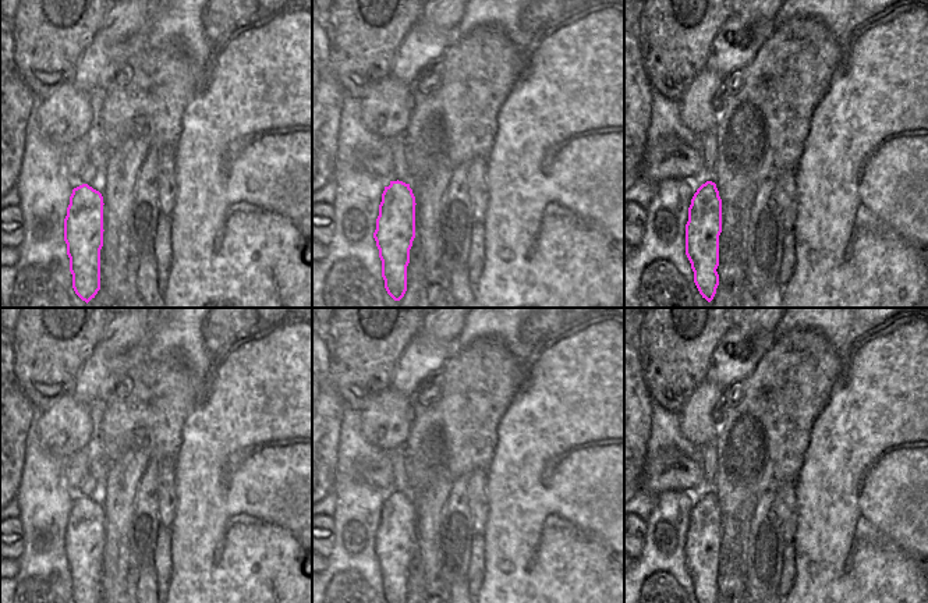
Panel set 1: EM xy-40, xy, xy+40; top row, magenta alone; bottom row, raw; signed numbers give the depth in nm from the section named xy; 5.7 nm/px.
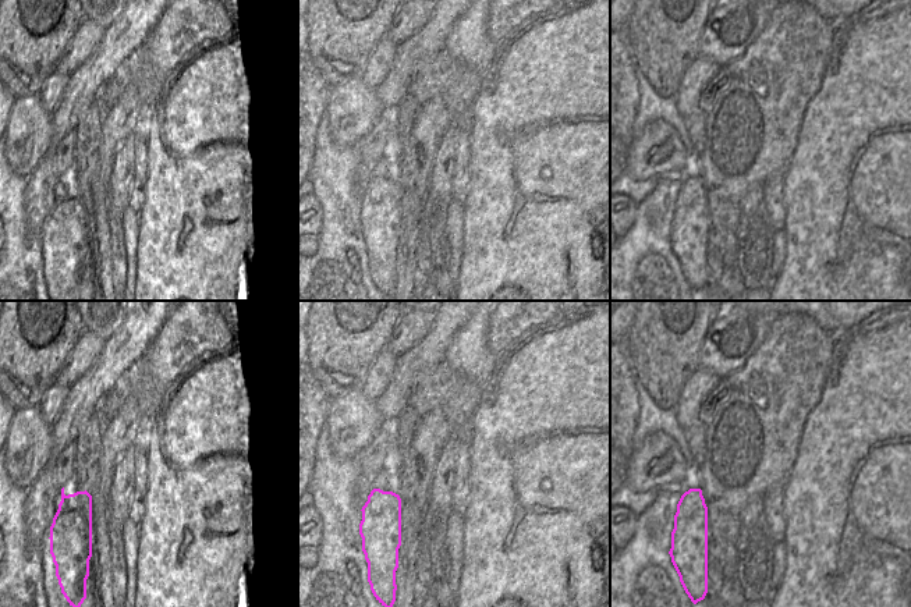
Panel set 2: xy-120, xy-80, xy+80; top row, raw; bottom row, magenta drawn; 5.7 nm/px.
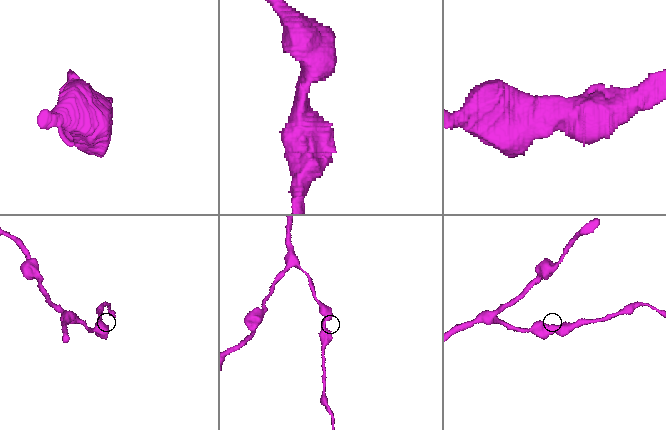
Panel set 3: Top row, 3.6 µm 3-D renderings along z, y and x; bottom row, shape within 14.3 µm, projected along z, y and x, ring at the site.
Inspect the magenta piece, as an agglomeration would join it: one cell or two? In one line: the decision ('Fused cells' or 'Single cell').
Single cell.

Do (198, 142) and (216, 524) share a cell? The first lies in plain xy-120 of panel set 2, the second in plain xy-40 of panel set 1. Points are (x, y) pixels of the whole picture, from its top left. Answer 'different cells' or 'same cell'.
same cell

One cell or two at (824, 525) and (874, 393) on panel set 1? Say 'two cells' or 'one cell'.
one cell

